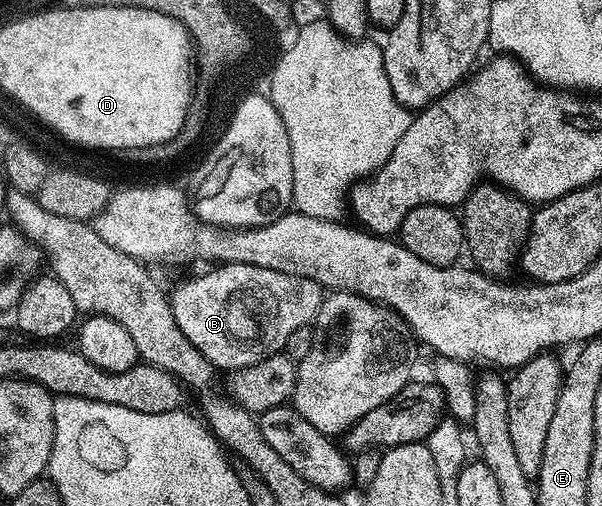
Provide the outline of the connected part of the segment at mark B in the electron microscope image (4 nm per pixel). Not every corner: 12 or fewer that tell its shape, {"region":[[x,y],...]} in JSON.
{"region":[[224,262],[169,295],[219,371],[283,353],[324,287]]}

